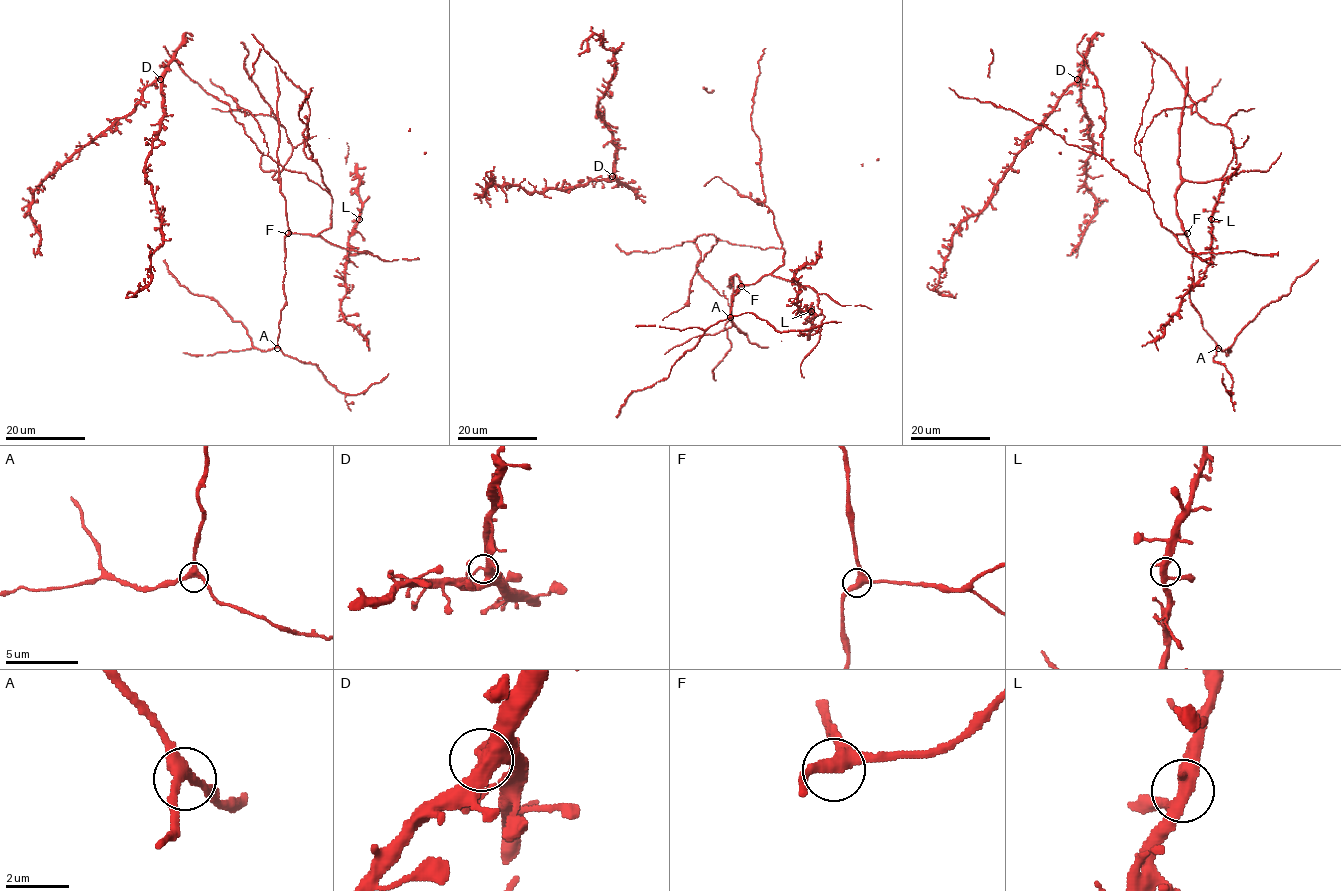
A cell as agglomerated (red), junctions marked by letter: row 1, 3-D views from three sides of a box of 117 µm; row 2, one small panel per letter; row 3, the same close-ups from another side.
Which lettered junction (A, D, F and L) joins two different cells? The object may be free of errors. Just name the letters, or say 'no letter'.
no letter

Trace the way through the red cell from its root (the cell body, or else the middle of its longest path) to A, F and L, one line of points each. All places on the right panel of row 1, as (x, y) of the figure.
A: (1141, 124), (1134, 151), (1150, 180), (1154, 213), (1164, 227), (1189, 239), (1191, 305), (1218, 348)
F: (1141, 124), (1134, 151), (1140, 155), (1150, 180), (1154, 213), (1175, 235), (1187, 233)
L: (1141, 124), (1134, 151), (1144, 163), (1161, 224), (1188, 251), (1206, 253), (1212, 220)

